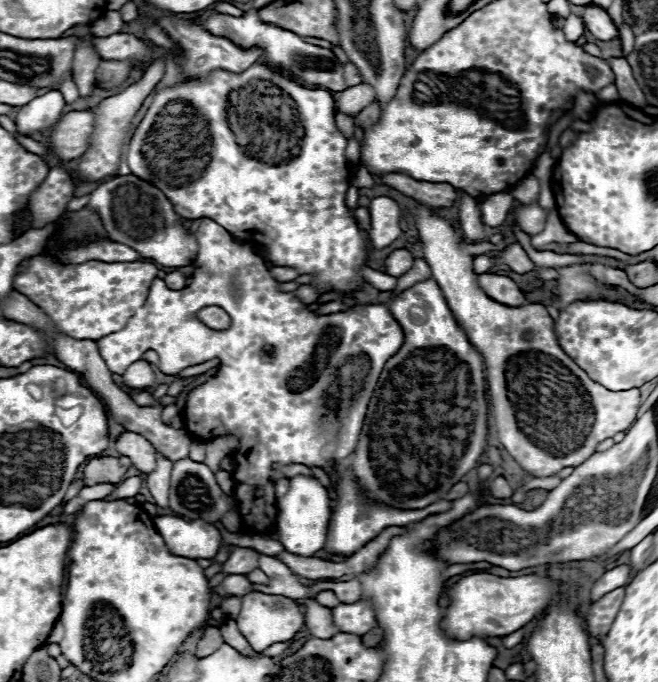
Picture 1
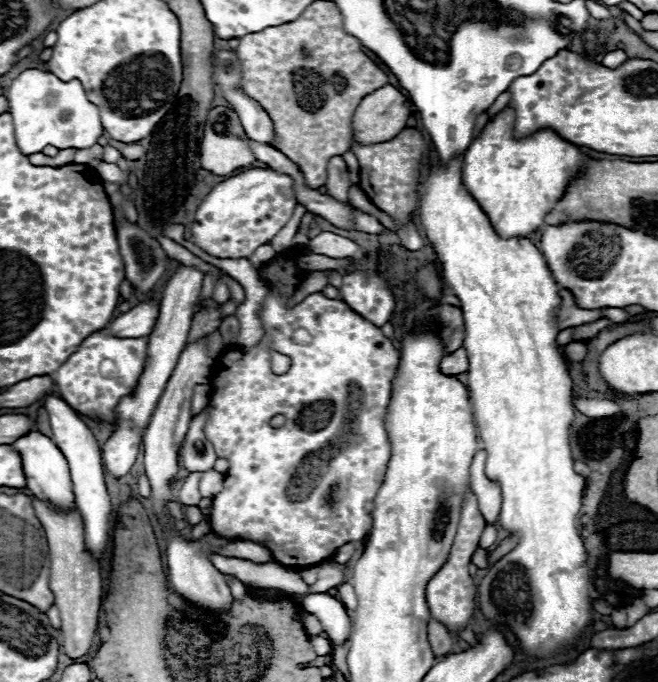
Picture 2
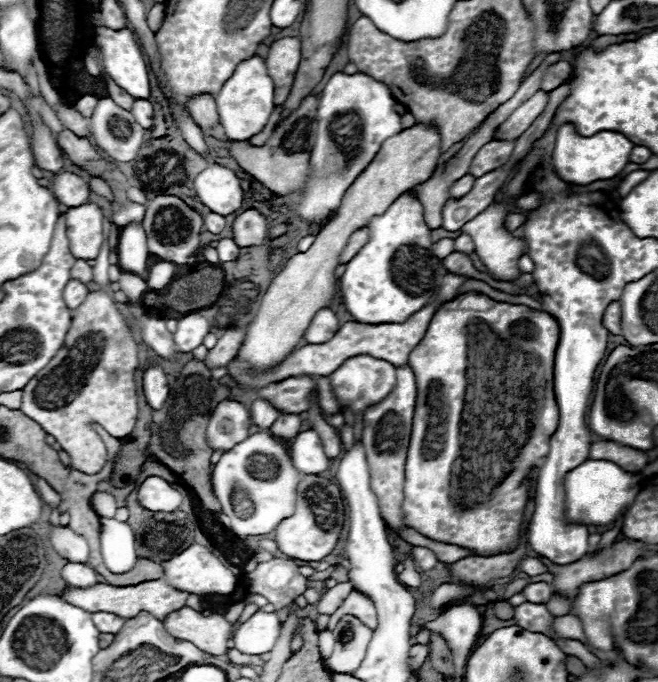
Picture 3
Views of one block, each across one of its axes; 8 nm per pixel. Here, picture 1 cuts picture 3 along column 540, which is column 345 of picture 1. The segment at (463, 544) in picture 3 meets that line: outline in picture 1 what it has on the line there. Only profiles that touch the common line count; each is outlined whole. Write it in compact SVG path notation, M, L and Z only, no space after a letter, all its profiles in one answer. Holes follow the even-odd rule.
M210 218L202 220L196 240L198 256L194 260L190 286L170 290L160 278L156 278L150 286L144 308L134 314L120 332L104 336L102 340L96 340L96 344L110 372L114 374L124 374L124 370L140 360L146 350L154 350L158 354L158 366L164 374L168 358L176 358L174 366L182 366L176 370L220 358L220 372L190 392L184 424L196 438L218 438L226 434L240 436L236 454L232 454L236 460L234 480L238 484L236 498L240 502L240 514L244 516L244 524L250 532L266 532L276 522L274 484L278 478L284 478L284 474L272 470L272 464L320 466L330 474L334 462L350 456L356 448L378 376L386 360L390 360L390 356L394 356L394 352L398 352L402 346L404 334L384 304L354 306L344 312L316 316L304 304L300 304L294 294L278 290L280 282L268 274L268 266L262 256L258 256L248 244L230 236L230 232ZM206 306L224 308L232 318L230 328L210 330L204 322L200 322L196 312Z

